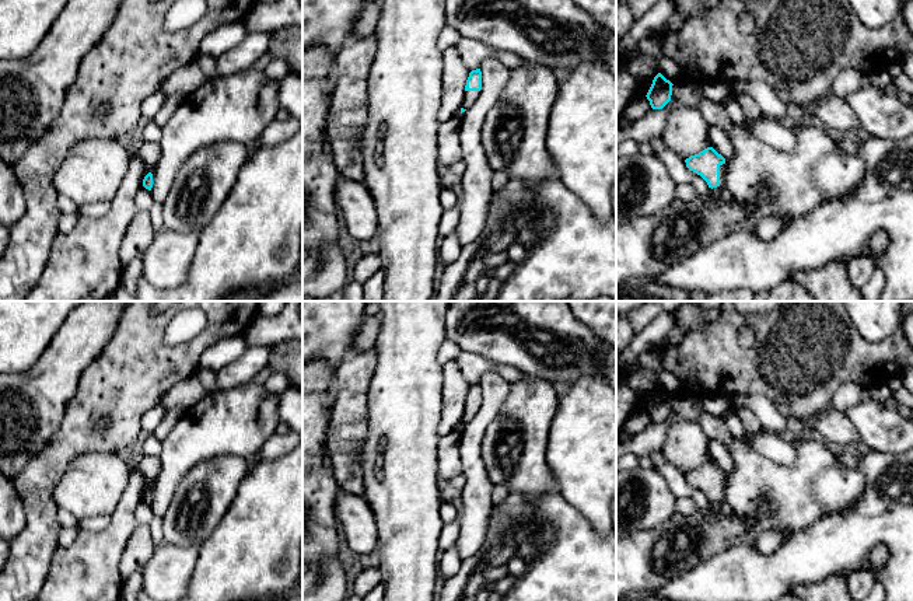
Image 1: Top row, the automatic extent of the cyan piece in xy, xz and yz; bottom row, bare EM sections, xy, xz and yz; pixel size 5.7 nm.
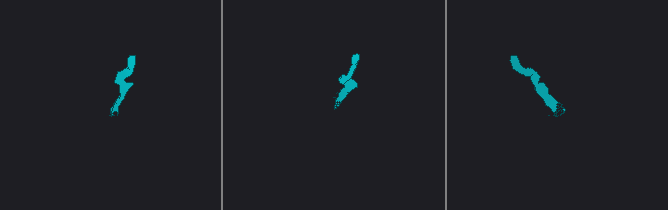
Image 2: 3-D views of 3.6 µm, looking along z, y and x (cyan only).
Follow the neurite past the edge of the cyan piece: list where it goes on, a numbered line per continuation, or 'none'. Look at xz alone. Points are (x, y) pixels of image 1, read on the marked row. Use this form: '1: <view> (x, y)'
1: xz (471, 97)

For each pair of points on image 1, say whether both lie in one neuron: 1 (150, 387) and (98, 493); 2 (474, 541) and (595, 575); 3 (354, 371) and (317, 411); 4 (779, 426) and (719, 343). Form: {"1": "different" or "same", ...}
{"1": "different", "2": "different", "3": "different", "4": "different"}

